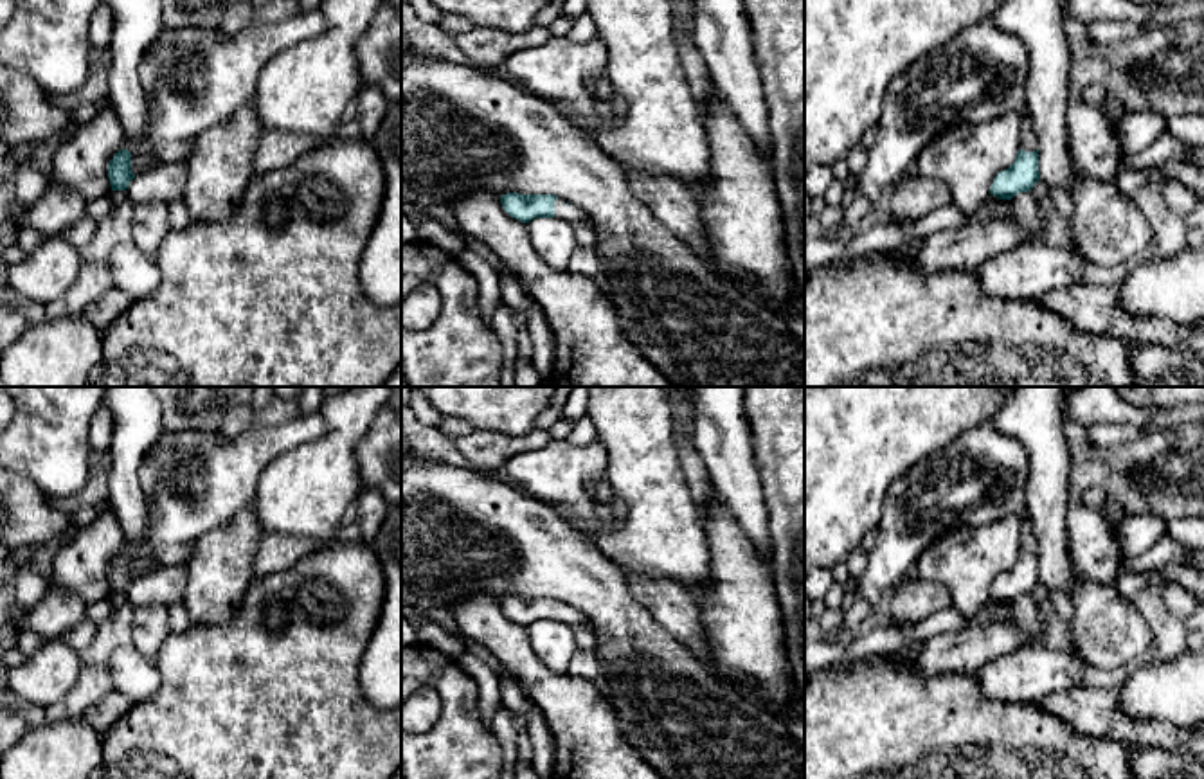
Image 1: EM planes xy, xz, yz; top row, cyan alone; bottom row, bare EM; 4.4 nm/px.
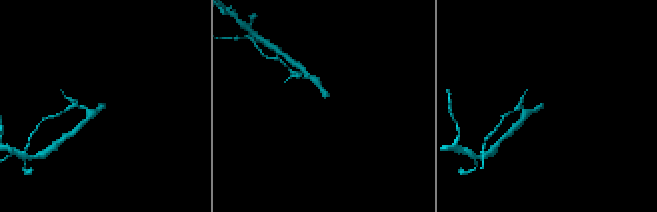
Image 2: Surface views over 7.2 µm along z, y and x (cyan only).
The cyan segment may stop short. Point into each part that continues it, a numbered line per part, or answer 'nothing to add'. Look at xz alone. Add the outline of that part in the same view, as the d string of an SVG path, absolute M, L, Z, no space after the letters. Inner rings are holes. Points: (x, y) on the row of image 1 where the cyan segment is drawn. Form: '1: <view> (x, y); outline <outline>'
1: xz (567, 213); outline M558 198L554 201L554 218L560 218L563 221L569 221L571 225L574 223L587 223L589 227L594 228L590 218L576 209L574 205L569 205L565 200Z

